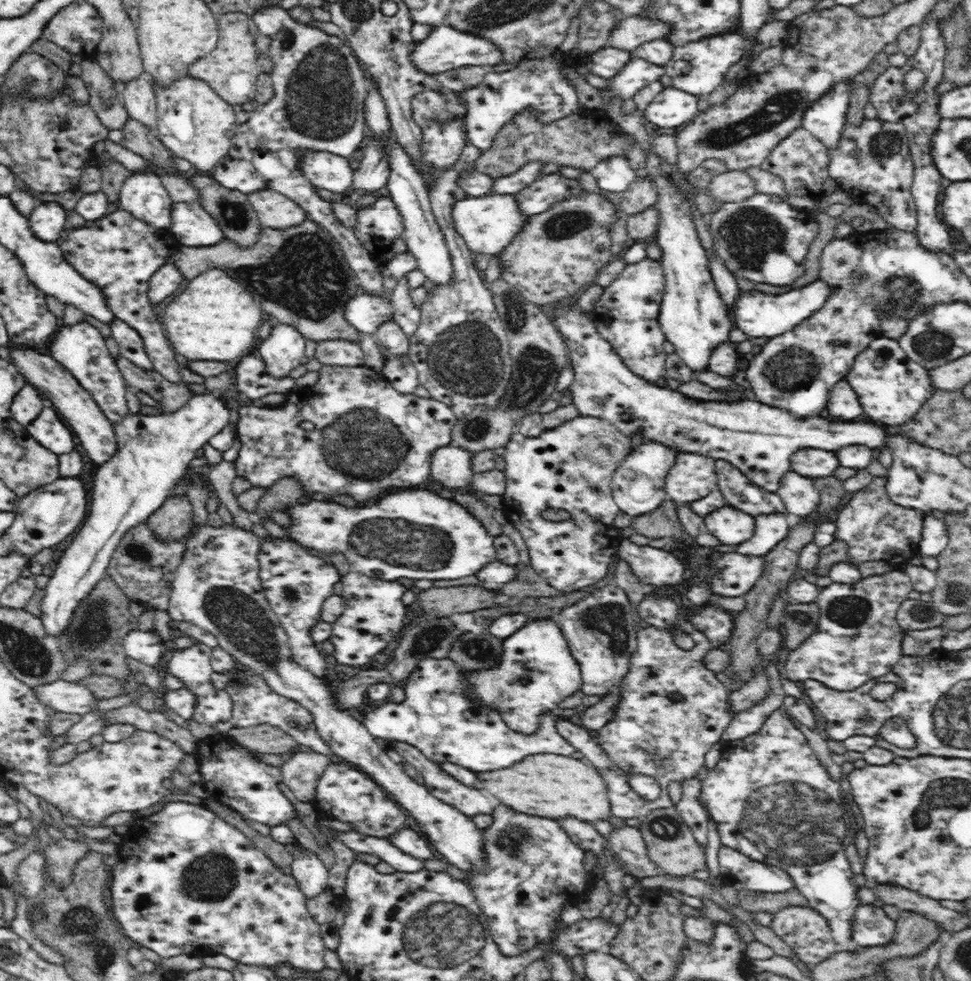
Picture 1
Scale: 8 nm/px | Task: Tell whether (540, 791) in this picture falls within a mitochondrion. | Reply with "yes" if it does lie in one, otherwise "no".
no

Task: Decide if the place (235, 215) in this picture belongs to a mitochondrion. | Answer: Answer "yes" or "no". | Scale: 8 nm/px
yes

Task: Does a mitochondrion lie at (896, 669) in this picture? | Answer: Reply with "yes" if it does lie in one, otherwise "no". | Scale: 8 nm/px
no

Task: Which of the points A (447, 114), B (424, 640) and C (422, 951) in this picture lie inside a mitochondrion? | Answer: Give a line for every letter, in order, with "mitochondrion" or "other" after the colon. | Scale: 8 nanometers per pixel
A: mitochondrion
B: mitochondrion
C: mitochondrion

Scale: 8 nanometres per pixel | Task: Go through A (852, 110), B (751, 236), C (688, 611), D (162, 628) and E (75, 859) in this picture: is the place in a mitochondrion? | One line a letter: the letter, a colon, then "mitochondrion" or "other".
A: other
B: mitochondrion
C: other
D: other
E: other

